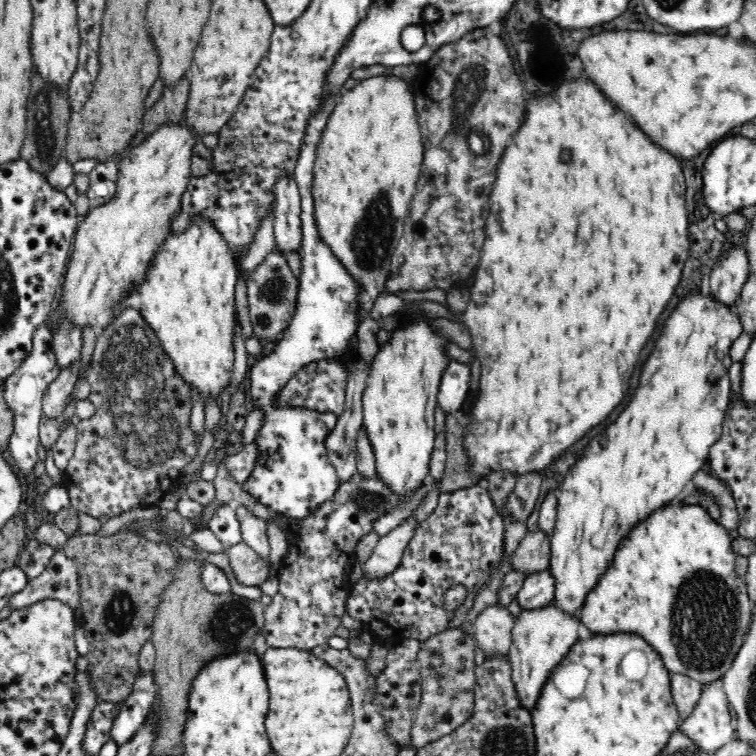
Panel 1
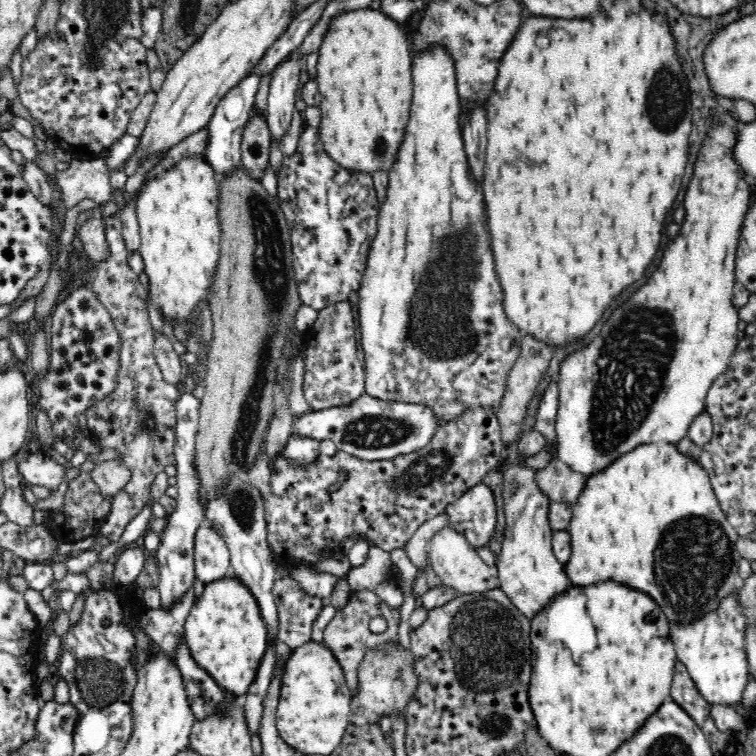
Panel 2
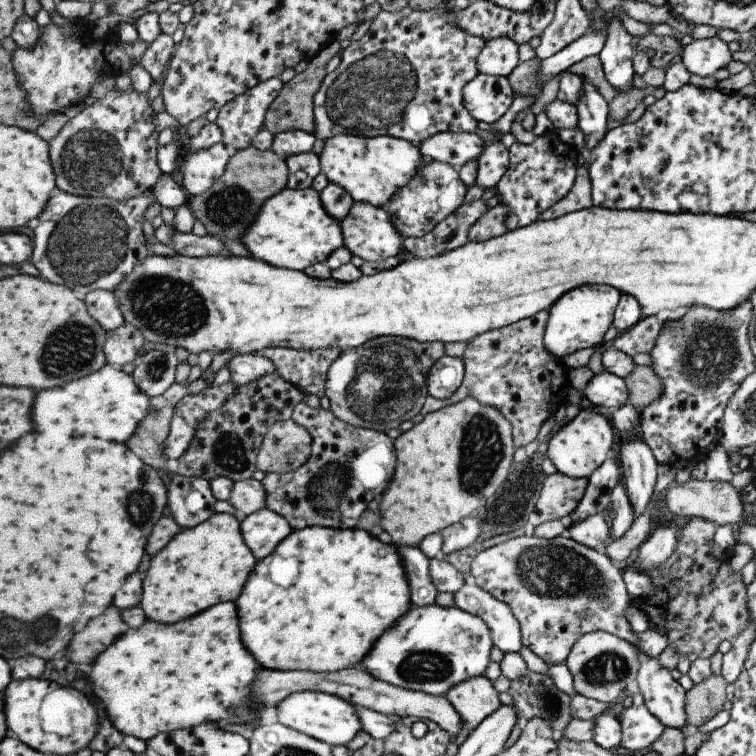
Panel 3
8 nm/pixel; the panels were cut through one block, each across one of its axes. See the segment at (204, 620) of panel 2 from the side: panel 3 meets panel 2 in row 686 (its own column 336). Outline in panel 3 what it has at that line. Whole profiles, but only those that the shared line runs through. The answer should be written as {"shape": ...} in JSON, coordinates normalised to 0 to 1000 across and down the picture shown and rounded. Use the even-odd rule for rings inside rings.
{"shape":[[[410,246],[402,250],[377,247],[348,266],[335,294],[317,312],[317,321],[337,344],[399,358],[413,349],[427,348],[439,331],[452,324],[447,294],[427,278],[421,254]]]}

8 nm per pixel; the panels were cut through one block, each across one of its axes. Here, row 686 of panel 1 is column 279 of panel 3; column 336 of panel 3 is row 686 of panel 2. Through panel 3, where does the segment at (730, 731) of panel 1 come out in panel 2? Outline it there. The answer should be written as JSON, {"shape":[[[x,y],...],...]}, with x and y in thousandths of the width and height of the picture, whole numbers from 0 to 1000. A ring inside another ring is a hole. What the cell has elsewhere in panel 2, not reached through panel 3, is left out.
{"shape":[[[971,775],[968,783],[950,796],[950,804],[939,807],[937,812],[929,812],[926,817],[918,817],[918,820],[907,820],[907,825],[897,823],[897,825],[886,828],[886,844],[889,844],[896,862],[896,873],[909,884],[925,917],[940,931],[954,929],[960,933],[971,933],[972,929],[981,925],[981,915],[991,898],[991,876],[985,861],[985,841],[991,825],[985,804],[978,798],[978,778],[979,775]]]}

